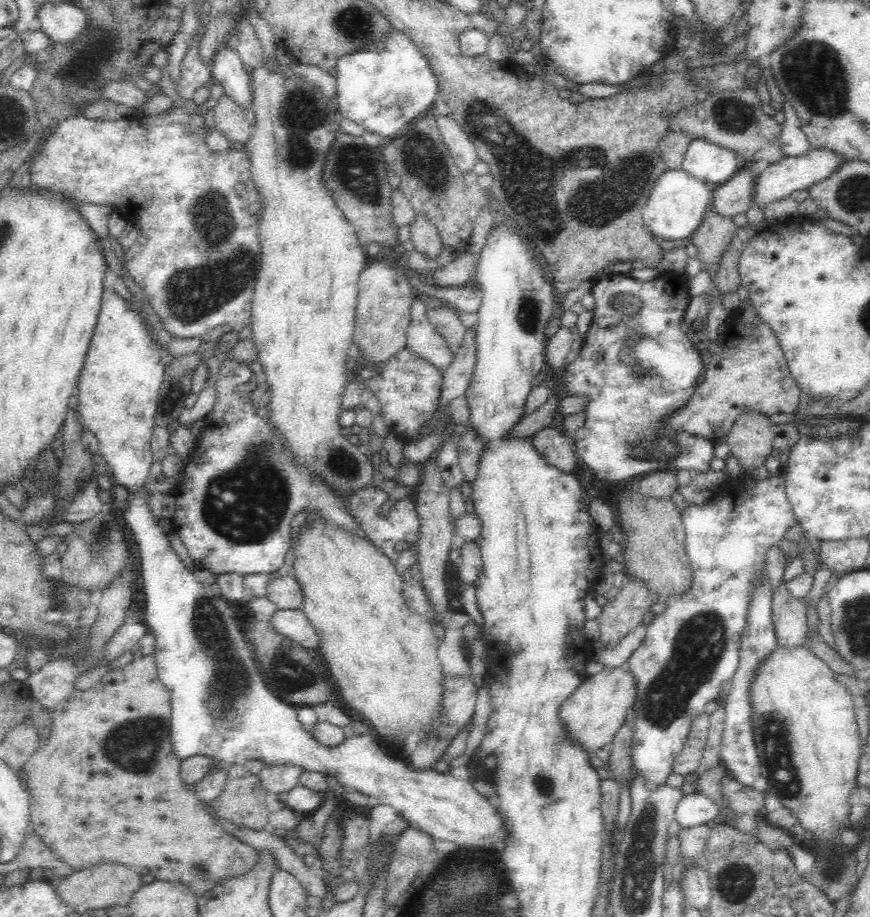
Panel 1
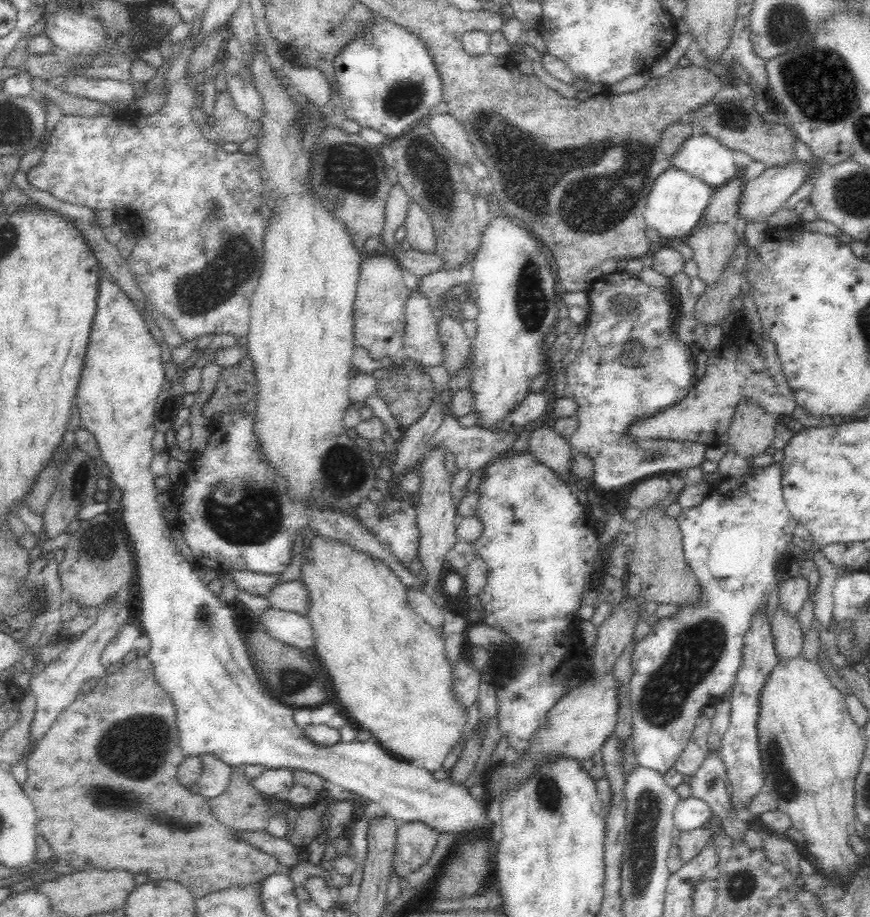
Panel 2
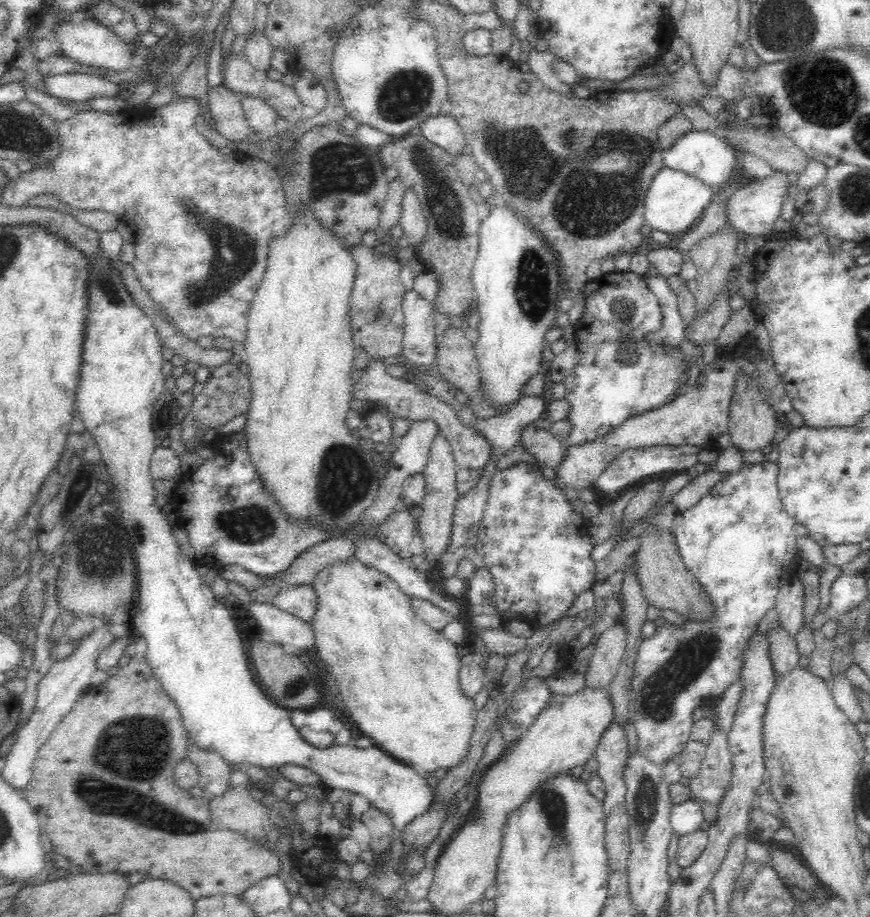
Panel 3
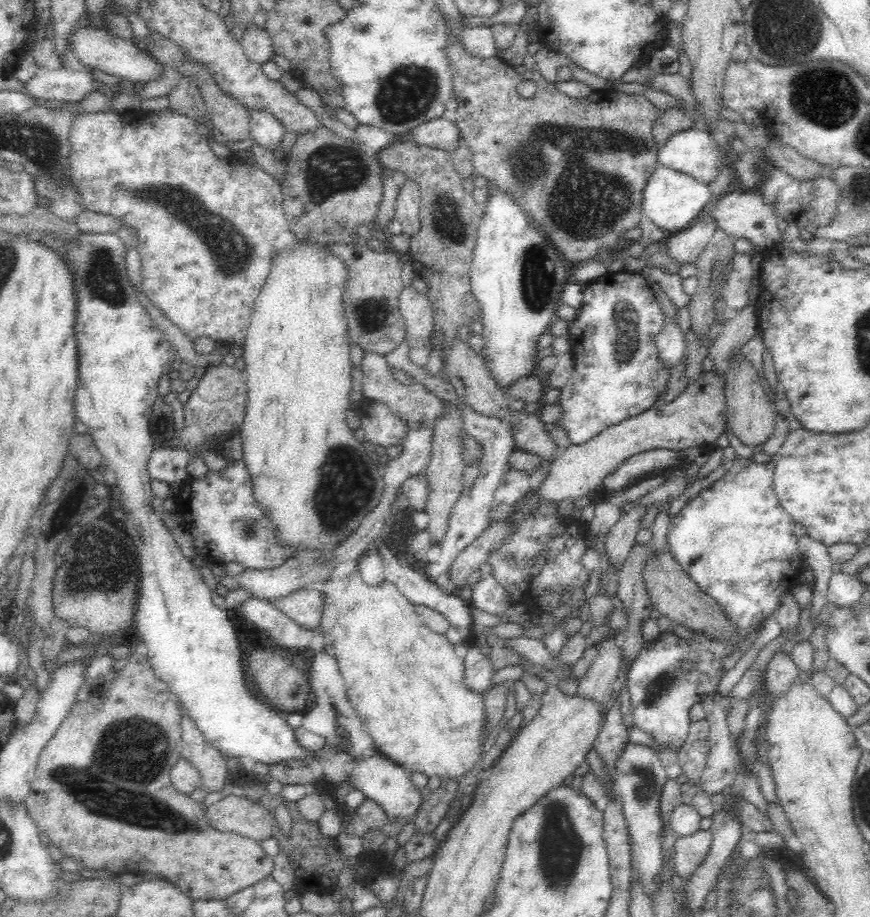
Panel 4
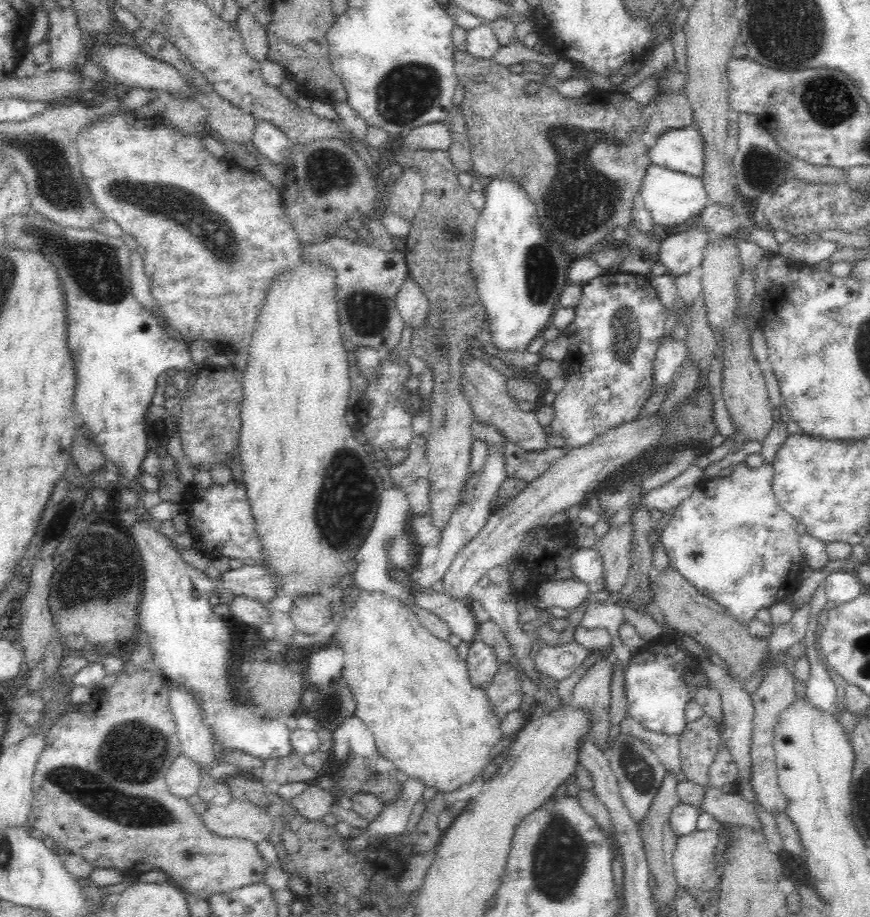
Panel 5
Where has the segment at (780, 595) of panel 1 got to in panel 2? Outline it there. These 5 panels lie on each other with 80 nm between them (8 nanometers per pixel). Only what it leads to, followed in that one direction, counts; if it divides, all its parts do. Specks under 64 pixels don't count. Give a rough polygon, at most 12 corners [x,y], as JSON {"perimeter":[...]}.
{"perimeter":[[779,607],[771,624],[778,663],[803,648],[799,619]]}

